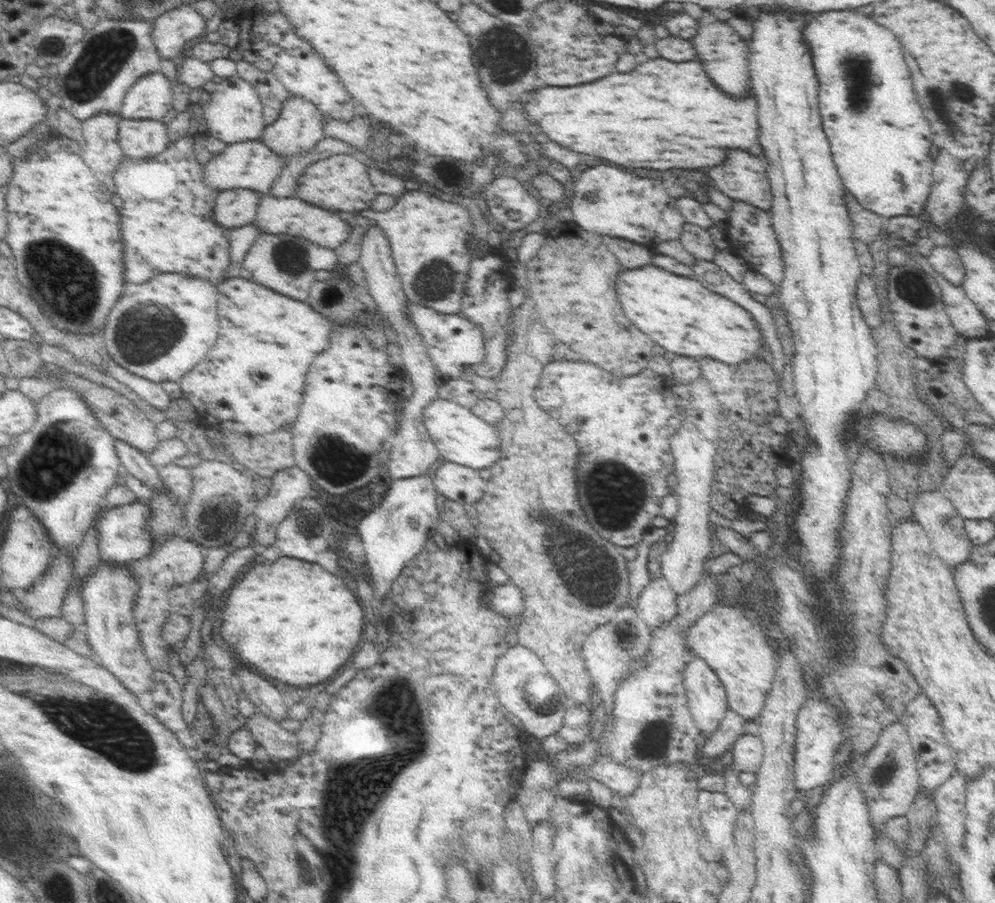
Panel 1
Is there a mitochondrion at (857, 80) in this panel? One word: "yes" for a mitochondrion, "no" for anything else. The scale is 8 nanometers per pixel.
yes

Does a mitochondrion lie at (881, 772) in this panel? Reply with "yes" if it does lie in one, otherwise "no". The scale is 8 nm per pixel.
yes

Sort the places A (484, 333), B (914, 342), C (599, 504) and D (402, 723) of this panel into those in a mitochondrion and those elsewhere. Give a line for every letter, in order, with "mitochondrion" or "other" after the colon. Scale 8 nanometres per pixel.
A: other
B: other
C: mitochondrion
D: mitochondrion

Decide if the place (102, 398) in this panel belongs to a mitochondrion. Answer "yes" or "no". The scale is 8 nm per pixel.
no

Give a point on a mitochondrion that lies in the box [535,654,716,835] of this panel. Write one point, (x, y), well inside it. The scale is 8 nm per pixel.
(654, 741)

